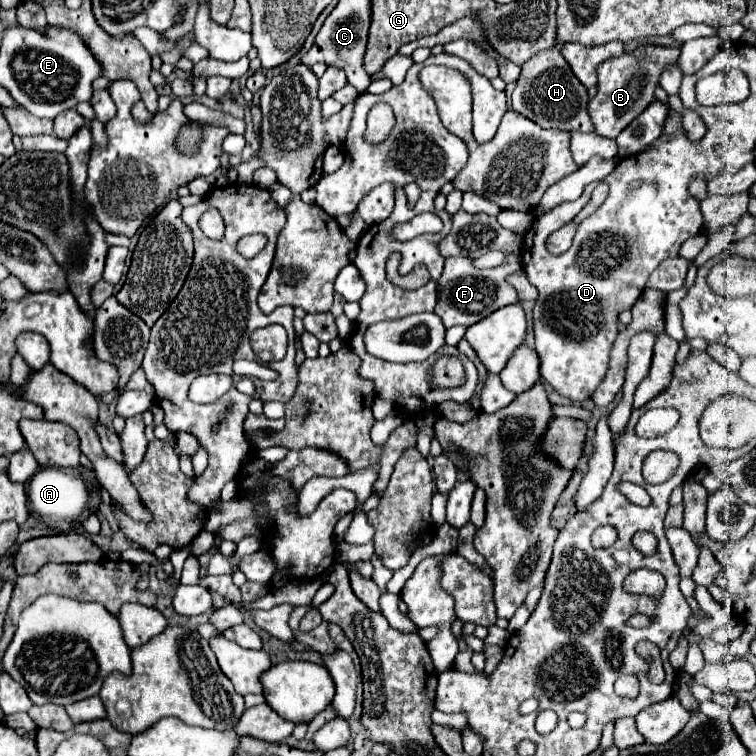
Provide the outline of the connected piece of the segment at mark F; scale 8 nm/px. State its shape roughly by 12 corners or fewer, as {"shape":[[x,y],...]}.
{"shape":[[521,256],[489,270],[447,258],[435,306],[445,328],[471,326],[517,292],[505,276]]}

